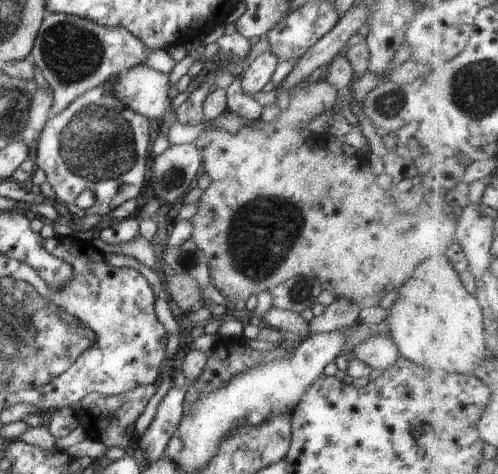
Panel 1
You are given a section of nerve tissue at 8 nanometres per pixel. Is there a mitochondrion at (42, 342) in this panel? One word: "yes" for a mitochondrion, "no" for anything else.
yes

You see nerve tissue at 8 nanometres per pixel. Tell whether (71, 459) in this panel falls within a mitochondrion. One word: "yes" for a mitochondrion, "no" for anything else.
no

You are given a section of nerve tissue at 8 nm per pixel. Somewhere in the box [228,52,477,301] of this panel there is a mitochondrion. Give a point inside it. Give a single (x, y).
(390, 103)

